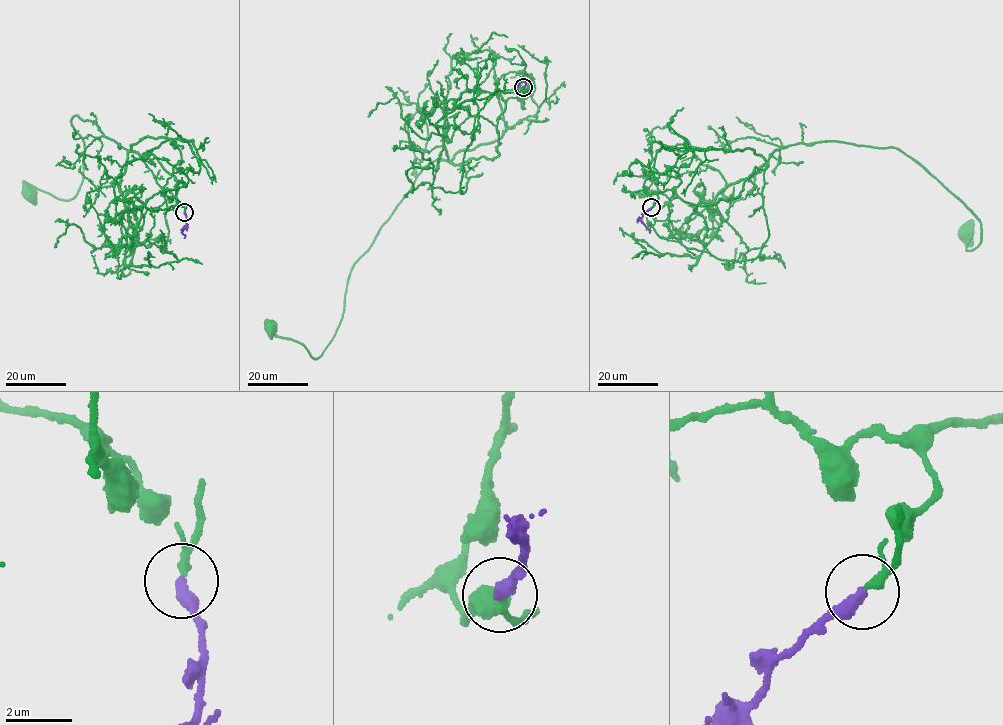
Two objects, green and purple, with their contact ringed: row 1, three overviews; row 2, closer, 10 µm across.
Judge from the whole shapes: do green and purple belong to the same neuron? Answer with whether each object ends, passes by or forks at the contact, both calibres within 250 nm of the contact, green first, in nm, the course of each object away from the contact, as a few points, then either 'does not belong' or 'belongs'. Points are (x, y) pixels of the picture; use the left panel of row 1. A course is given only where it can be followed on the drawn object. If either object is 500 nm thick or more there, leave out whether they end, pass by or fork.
green passes by; purple ends; calibres 180 and 400 nm; course green (185, 212), (161, 193), (171, 201), (180, 183), (150, 153), (77, 115), (78, 193), (29, 194); course purple (184, 212), (184, 238); belongs

